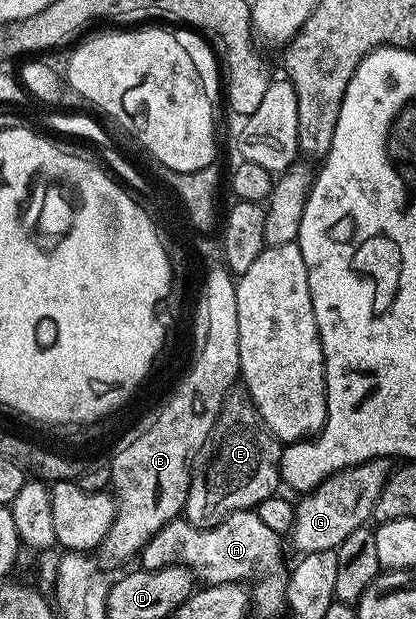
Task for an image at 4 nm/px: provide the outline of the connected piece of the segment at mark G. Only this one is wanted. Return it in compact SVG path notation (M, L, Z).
M377 457L325 477L309 495L303 496L294 506L294 527L288 534L299 554L337 550L352 531L363 528L373 518L376 499L380 499L391 472L391 458Z

